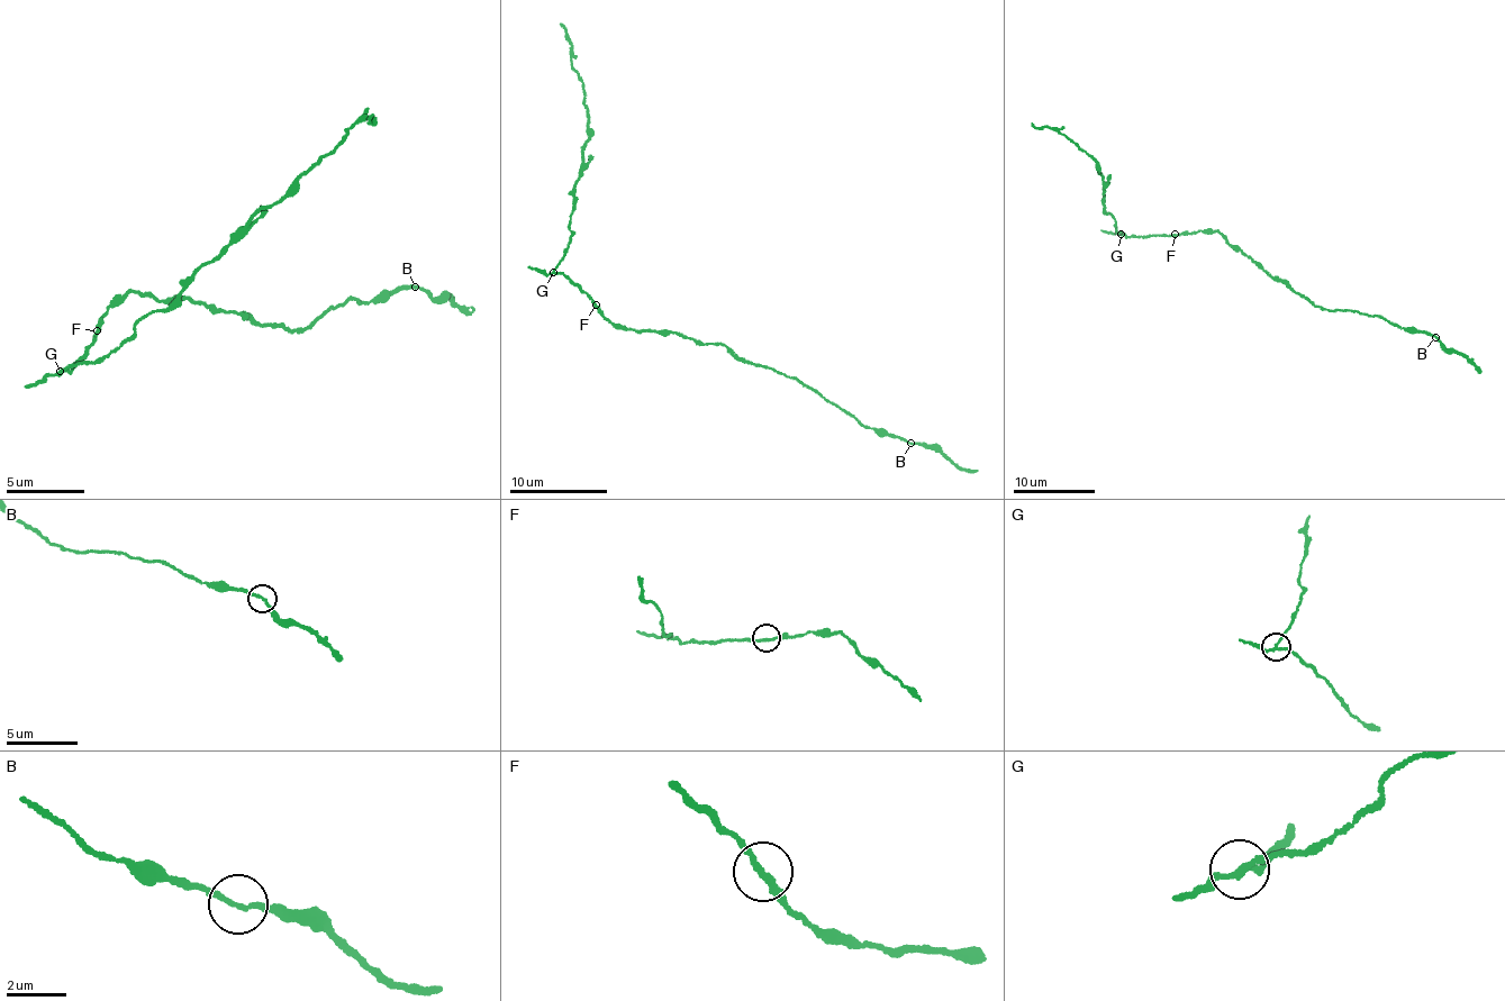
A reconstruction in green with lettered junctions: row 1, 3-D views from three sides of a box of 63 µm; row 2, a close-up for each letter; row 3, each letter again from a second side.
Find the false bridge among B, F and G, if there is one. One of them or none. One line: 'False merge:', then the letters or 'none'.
False merge: G

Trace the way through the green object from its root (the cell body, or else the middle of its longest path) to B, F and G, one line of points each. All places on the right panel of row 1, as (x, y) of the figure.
B: (1207, 231), (1220, 233), (1229, 244), (1323, 309), (1380, 316), (1399, 326), (1436, 337)
F: (1207, 231), (1175, 234)
G: (1207, 231), (1199, 229), (1173, 236), (1122, 234)

